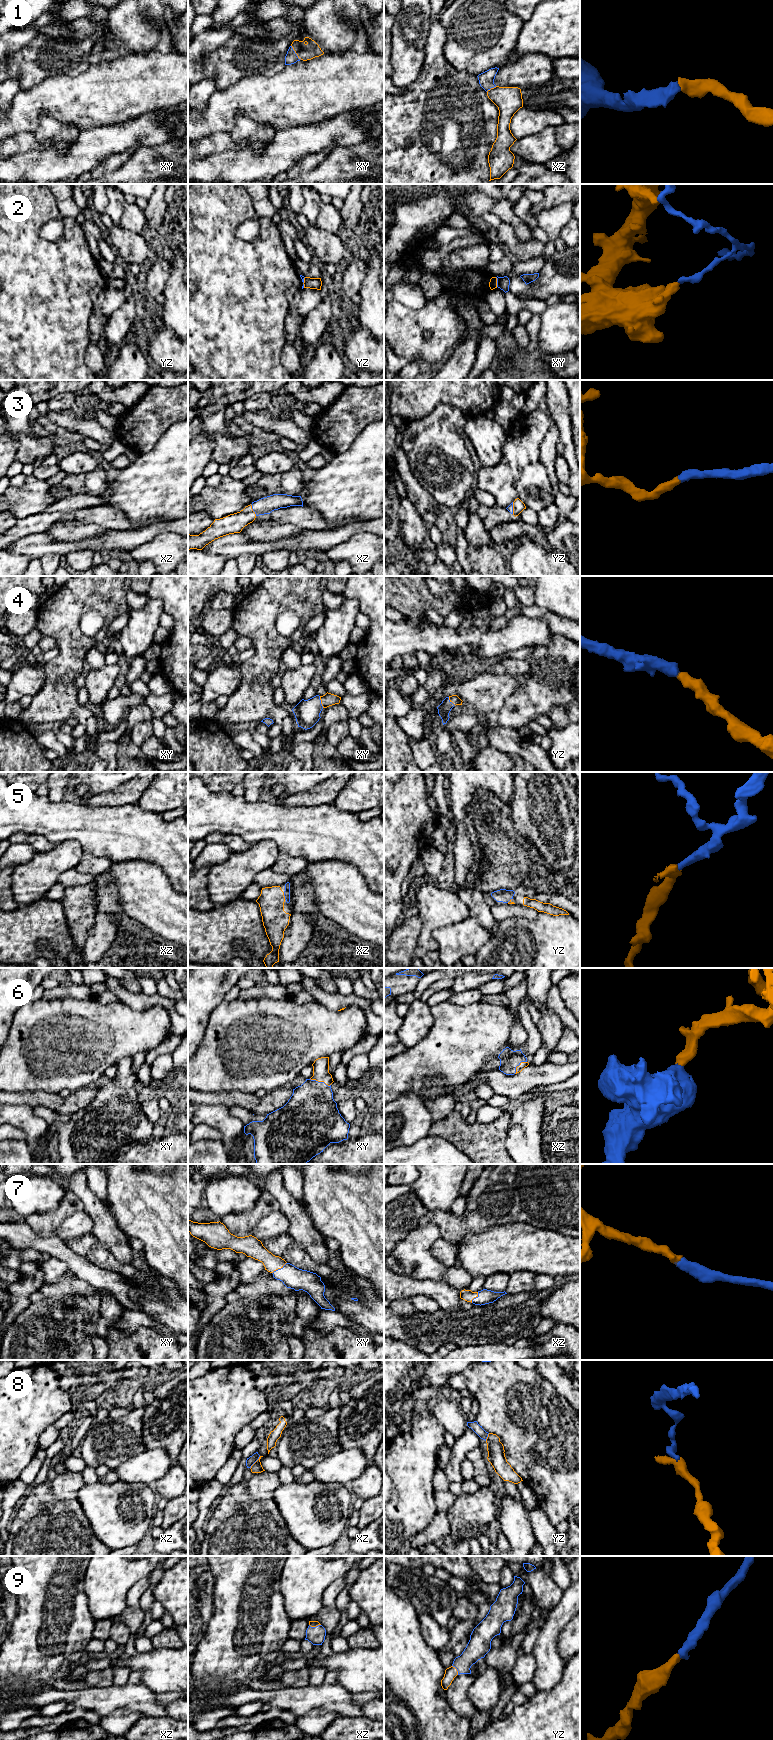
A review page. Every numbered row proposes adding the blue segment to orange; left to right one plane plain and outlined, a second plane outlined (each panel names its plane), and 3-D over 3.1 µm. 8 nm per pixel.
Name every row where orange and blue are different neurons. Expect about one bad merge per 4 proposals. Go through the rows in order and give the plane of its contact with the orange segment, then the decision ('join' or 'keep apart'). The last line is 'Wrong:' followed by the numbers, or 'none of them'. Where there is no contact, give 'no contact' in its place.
1: xy | join
2: xy | keep apart
3: xz | join
4: xy | join
5: xz | join
6: xy | join
7: xy | join
8: xz | keep apart
9: yz | join
Wrong: 2, 8

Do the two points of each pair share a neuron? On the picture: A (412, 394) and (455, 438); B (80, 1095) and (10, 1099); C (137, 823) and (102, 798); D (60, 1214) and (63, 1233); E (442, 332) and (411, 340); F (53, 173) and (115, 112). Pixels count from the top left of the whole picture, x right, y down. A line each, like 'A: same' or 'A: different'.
A: different
B: same
C: different
D: different
E: same
F: same

